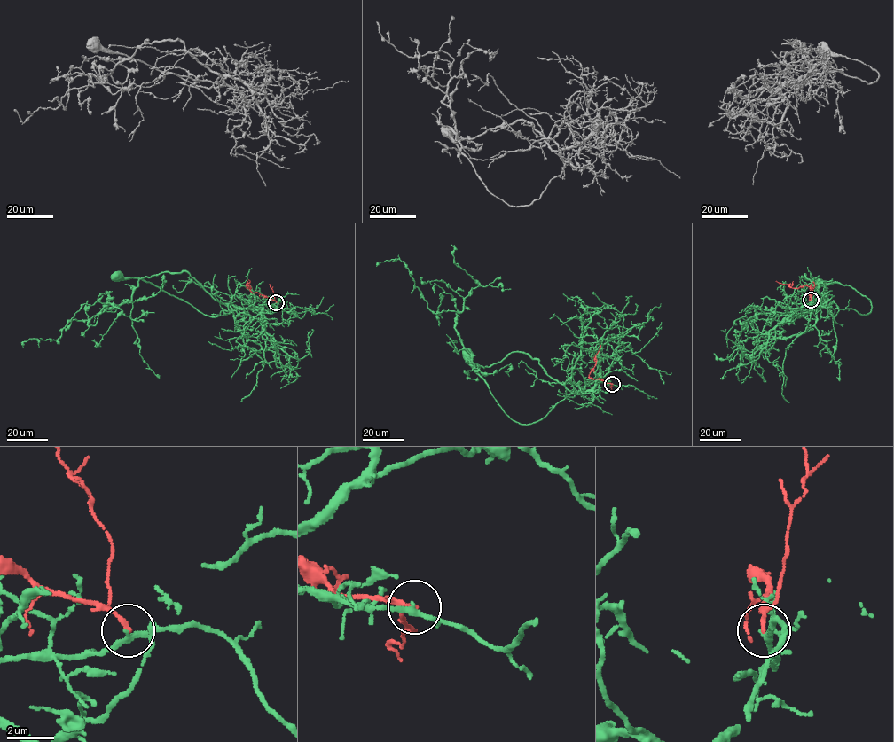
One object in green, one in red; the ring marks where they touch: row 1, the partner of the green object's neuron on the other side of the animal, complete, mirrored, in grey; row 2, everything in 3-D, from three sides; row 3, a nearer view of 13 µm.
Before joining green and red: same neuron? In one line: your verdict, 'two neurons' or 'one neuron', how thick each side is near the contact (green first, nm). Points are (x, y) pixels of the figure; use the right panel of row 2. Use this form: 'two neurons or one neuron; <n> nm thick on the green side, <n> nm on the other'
two neurons; 220 nm thick on the green side, 190 nm on the other

